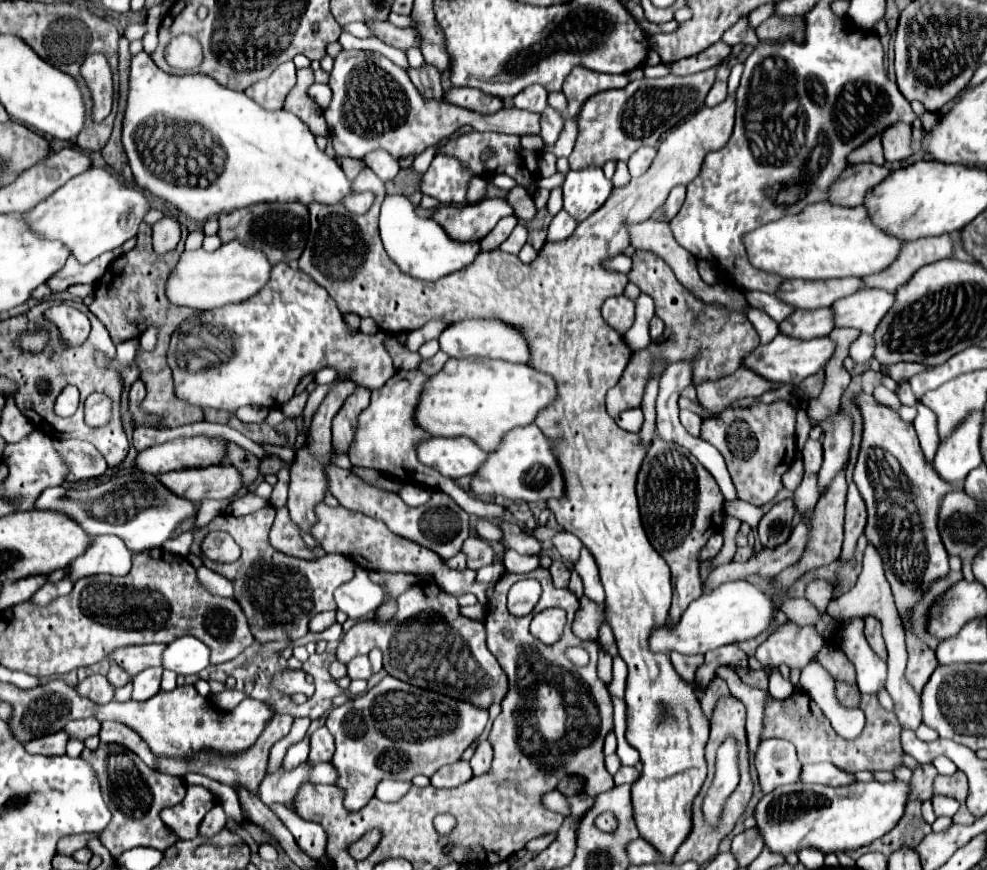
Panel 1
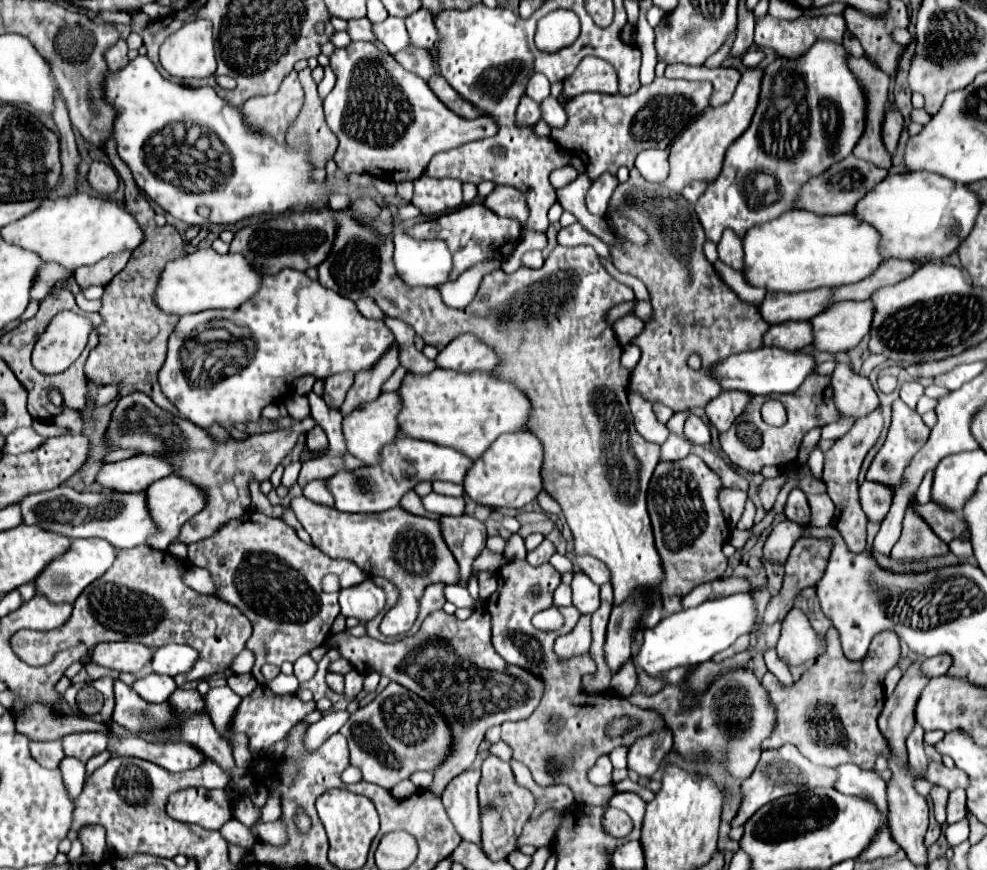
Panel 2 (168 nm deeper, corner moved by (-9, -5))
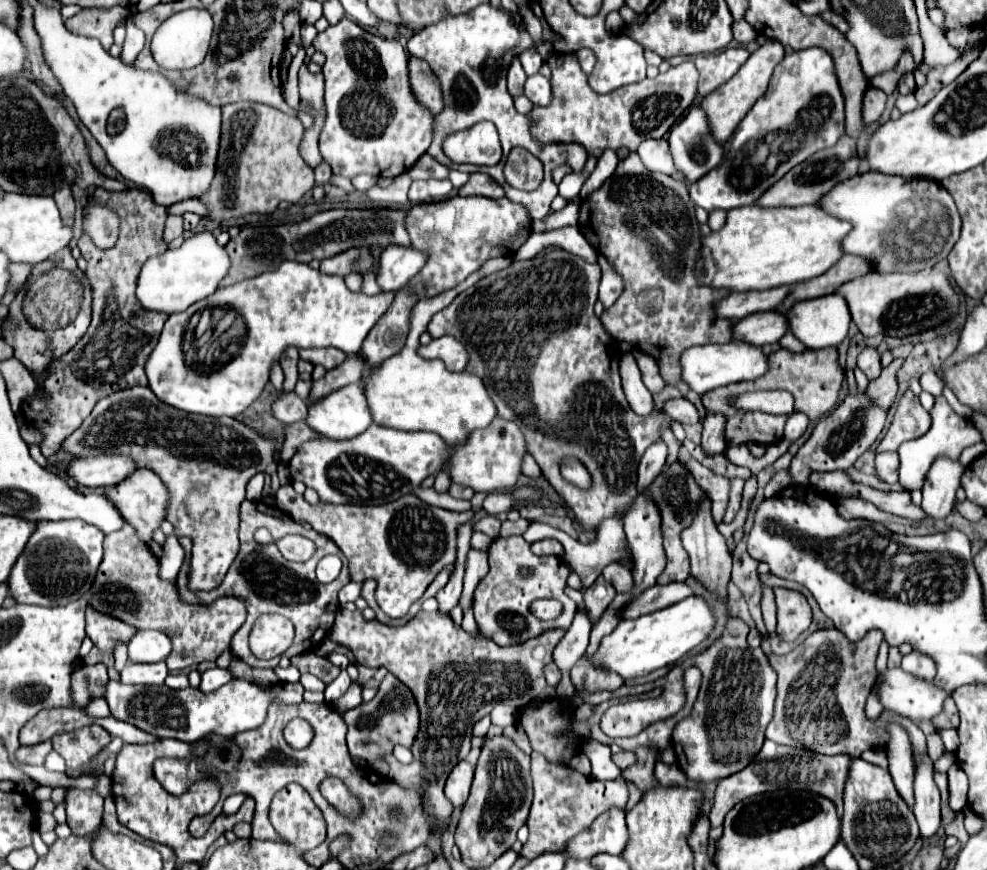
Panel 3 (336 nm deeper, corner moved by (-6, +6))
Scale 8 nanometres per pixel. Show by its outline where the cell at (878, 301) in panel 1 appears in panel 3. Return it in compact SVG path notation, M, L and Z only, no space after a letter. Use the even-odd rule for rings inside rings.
M831 293L831 295L825 295L825 297L817 297L817 299L809 299L809 301L797 301L797 305L793 305L789 309L785 319L789 323L789 331L807 349L823 349L823 347L839 345L847 337L849 323L851 323L849 307L847 307L845 301L841 301L841 297L837 297L837 293Z

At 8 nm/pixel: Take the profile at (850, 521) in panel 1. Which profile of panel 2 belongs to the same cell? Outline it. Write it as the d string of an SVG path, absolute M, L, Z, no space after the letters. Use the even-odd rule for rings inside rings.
M864 482L860 486L860 504L870 522L882 522L892 504L892 492L882 484Z

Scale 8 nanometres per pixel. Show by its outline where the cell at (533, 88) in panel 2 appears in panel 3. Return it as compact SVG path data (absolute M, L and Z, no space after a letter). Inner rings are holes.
M531 47L531 49L525 49L525 51L519 55L519 59L521 59L523 69L525 69L525 73L527 73L527 75L535 75L535 73L539 71L541 63L543 63L541 55L539 55L533 47Z

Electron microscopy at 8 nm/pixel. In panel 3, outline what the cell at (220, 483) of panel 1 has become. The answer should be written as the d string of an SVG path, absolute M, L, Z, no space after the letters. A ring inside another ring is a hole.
M135 469L125 481L117 483L115 487L105 491L105 497L117 507L121 517L135 529L141 541L151 541L151 533L159 529L161 521L165 519L165 505L169 495L165 493L165 485L161 485L159 477L151 469Z

